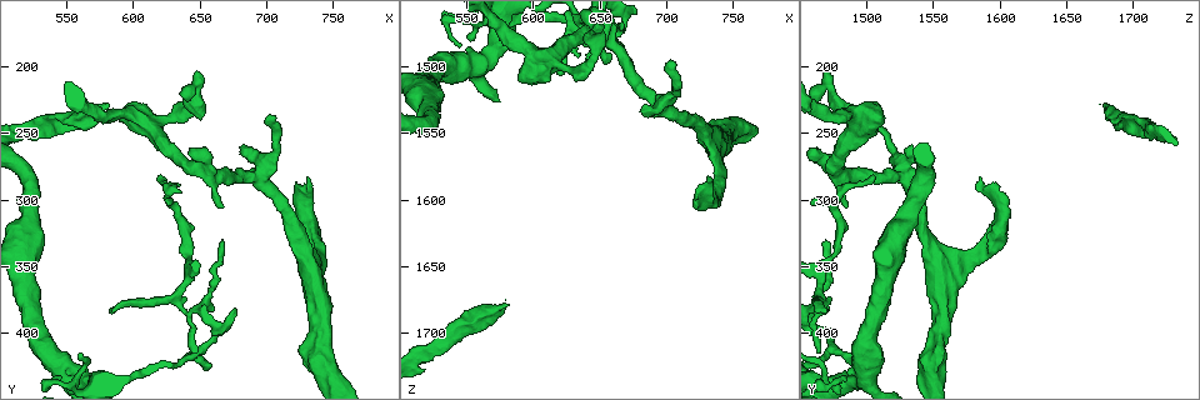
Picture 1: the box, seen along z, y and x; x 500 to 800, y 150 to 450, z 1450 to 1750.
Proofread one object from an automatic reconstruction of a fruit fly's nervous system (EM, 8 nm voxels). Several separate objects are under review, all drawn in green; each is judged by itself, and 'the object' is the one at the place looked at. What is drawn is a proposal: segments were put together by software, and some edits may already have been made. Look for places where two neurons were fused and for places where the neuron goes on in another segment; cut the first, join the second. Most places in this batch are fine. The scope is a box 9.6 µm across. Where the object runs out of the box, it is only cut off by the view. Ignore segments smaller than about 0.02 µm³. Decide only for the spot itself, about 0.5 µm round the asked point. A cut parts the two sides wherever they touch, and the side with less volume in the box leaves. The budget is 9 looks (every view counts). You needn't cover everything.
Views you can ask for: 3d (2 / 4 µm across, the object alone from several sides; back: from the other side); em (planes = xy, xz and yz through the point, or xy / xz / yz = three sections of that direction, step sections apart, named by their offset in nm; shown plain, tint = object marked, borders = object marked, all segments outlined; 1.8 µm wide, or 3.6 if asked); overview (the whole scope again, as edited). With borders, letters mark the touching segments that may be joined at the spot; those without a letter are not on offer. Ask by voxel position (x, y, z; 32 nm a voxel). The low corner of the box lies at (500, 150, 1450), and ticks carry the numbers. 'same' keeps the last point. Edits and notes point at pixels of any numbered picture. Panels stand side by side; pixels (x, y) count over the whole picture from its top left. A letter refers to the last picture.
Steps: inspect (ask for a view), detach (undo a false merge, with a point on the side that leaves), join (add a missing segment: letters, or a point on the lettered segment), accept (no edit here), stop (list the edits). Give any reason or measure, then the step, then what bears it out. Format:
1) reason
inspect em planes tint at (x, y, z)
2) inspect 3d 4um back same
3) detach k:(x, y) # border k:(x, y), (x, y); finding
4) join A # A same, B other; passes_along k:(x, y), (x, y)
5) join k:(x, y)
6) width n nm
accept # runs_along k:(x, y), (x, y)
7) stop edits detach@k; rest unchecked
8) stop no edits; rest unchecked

abrupt turn
inspect 3d 2um at (646, 216, 1468)

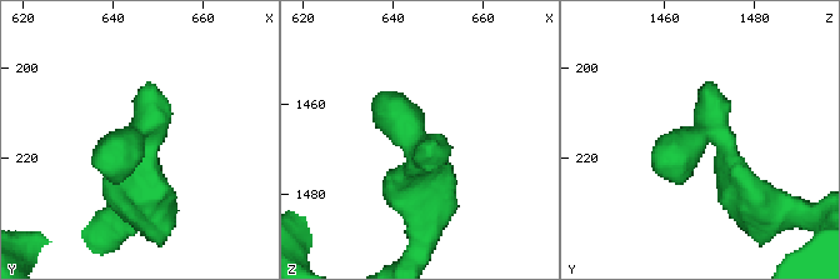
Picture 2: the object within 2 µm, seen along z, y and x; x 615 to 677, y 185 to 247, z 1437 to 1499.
inspect em xy step 8 tint at (645, 216, 1469)

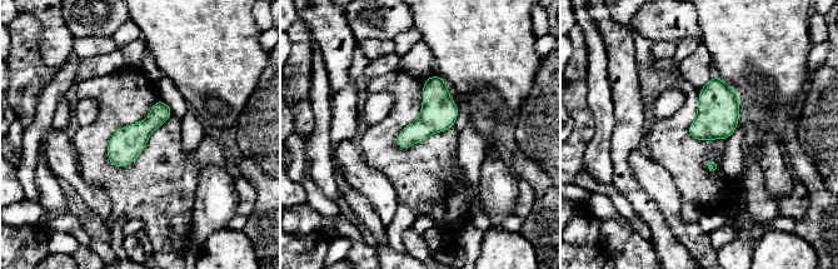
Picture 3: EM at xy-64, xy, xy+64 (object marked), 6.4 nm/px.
another direction
inspect em xz step 16 borders same

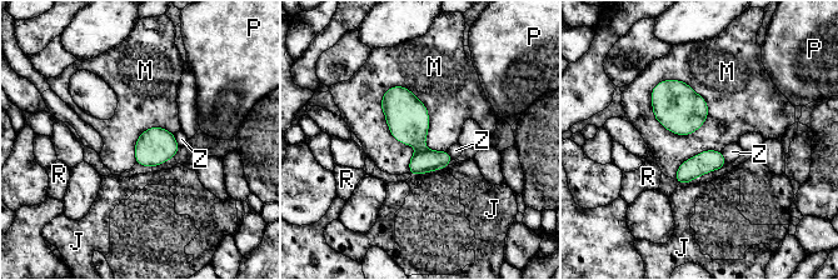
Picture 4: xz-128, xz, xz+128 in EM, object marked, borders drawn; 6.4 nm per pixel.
accept # J other, M other, P other, R other, Z other; border 4:(393, 85), (408, 173); all the same neuron

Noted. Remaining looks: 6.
inspect 3d 2um at (700, 238, 1498)

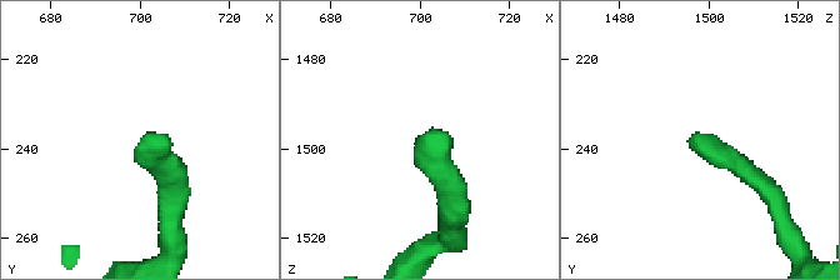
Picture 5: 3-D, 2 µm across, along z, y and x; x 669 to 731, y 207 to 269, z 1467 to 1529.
now the EM
inspect em 3.6um xy step 8 tint at (700, 238, 1497)

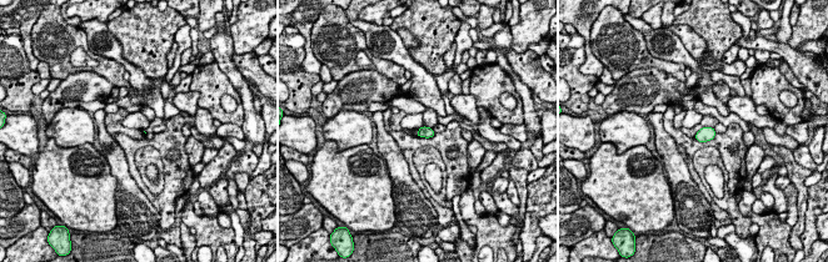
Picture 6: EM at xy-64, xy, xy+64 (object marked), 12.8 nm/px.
inspect em 3.6um planes borders same

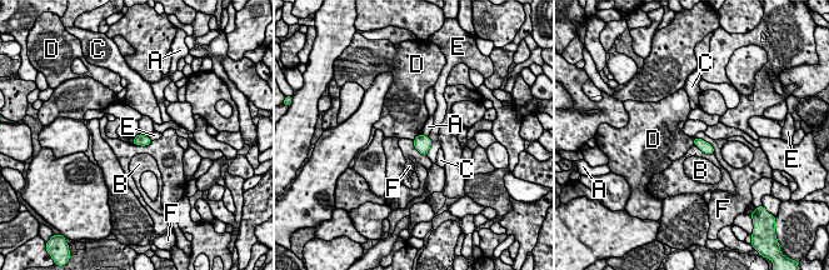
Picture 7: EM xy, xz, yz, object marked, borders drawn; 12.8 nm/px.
accept # A other, B other, C other, D other, E other, F other; border 7:(420, 133), (413, 139); no lettered segment goes on from it

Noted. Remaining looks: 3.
branch stops here
inspect em yz step 16 borders at (582, 228, 1678)

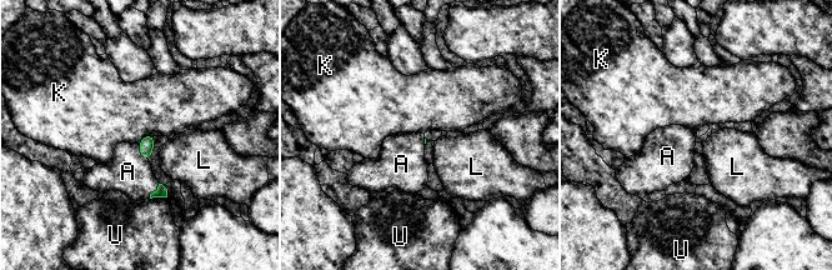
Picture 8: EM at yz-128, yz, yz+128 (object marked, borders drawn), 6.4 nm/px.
cut it another way
inspect em planes borders same

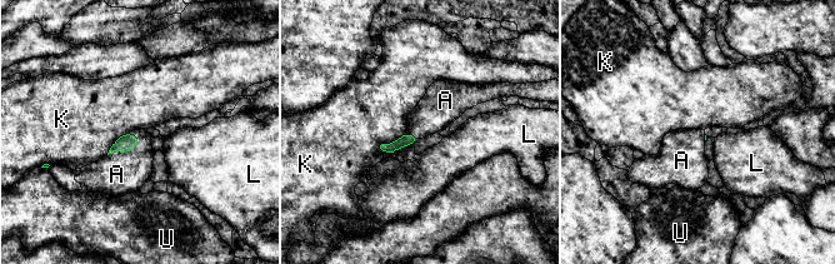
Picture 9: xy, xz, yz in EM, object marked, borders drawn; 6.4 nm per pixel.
join A # A same, K other, L other, U other; the neuron continues

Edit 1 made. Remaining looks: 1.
stop edits join@9; rest unchecked

